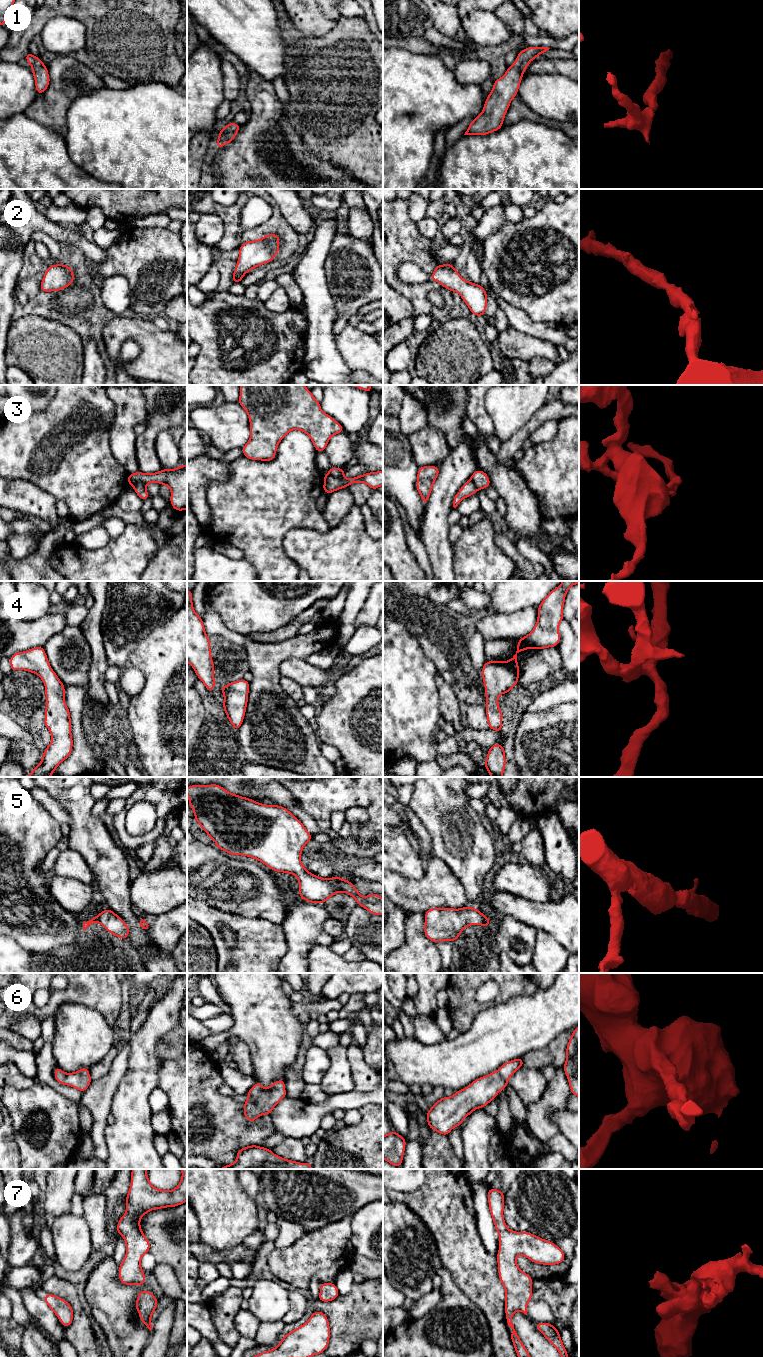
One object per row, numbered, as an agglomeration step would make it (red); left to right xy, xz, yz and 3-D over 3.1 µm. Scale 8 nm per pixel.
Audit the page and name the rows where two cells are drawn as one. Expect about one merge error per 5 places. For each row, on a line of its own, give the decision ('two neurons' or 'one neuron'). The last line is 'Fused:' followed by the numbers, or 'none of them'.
1: one neuron
2: one neuron
3: two neurons
4: one neuron
5: one neuron
6: one neuron
7: one neuron
Fused: 3

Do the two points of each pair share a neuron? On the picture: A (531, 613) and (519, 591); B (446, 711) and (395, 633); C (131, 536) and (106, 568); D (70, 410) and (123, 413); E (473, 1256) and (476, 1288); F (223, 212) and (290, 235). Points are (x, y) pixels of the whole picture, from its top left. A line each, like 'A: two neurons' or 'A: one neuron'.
A: two neurons
B: two neurons
C: one neuron
D: two neurons
E: one neuron
F: one neuron

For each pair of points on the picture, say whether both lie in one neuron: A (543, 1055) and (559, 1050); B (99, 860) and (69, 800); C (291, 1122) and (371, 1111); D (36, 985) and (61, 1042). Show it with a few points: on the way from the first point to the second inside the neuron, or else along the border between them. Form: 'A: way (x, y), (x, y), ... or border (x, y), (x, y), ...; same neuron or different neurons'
A: way (547, 1055), (555, 1052); same neuron
B: way (96, 845), (88, 835), (81, 815); same neuron
C: border (372, 1103), (362, 1105), (358, 1109); different neurons
D: border (69, 1001), (65, 1002), (58, 1009), (53, 1018); different neurons

